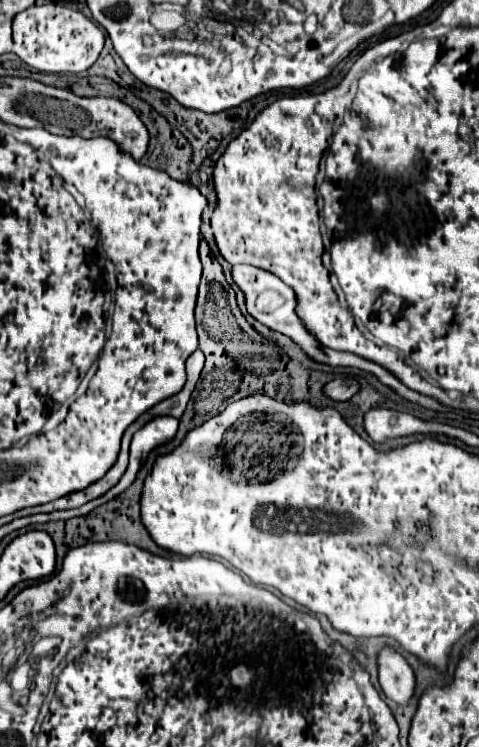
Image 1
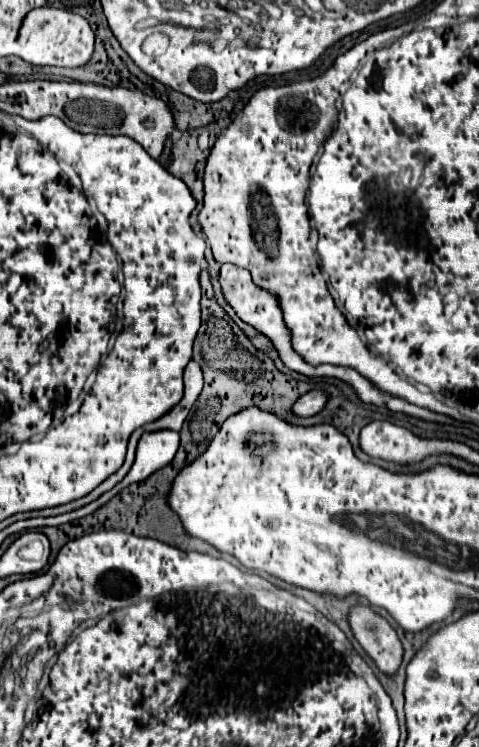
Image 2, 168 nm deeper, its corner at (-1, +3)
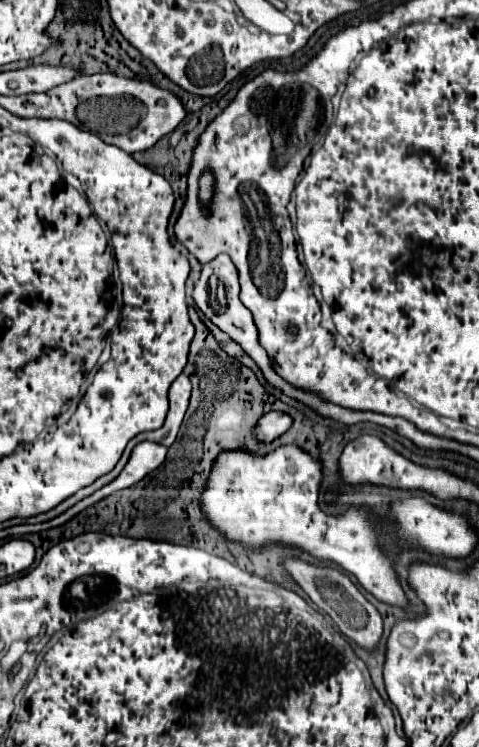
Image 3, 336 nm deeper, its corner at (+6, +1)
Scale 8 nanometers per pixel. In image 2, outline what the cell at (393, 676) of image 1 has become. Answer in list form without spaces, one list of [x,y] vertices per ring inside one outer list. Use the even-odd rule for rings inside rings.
[[[354,608],[350,614],[350,626],[360,642],[360,646],[366,650],[366,654],[374,660],[374,664],[388,676],[394,676],[402,664],[402,642],[394,628],[374,614],[370,608]]]

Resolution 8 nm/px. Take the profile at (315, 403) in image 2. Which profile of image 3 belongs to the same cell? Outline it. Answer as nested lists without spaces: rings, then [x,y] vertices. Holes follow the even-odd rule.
[[[267,412],[257,424],[255,424],[255,440],[259,444],[269,444],[277,440],[283,432],[287,432],[291,426],[291,418],[283,412]]]

